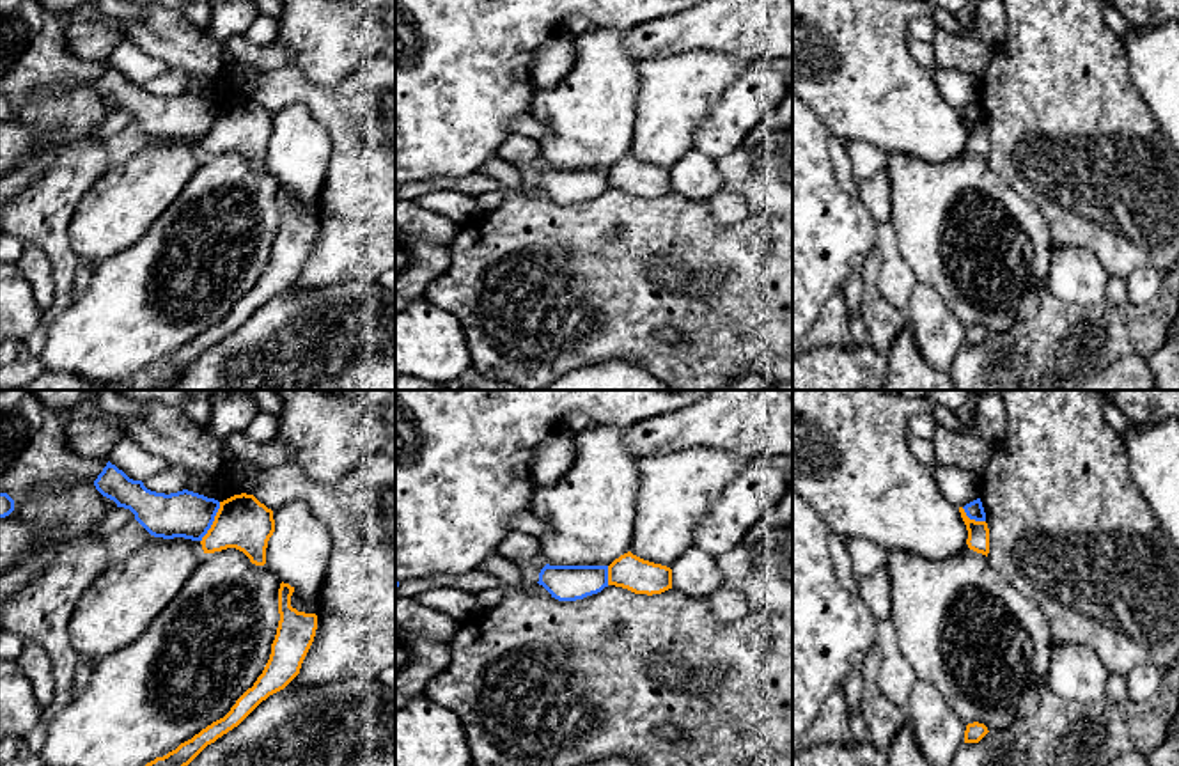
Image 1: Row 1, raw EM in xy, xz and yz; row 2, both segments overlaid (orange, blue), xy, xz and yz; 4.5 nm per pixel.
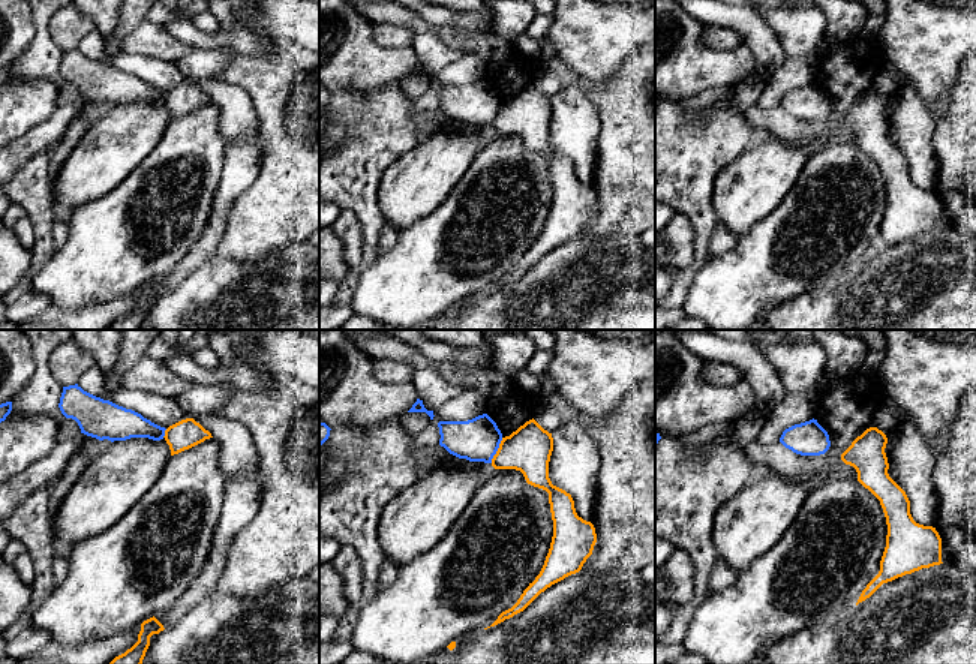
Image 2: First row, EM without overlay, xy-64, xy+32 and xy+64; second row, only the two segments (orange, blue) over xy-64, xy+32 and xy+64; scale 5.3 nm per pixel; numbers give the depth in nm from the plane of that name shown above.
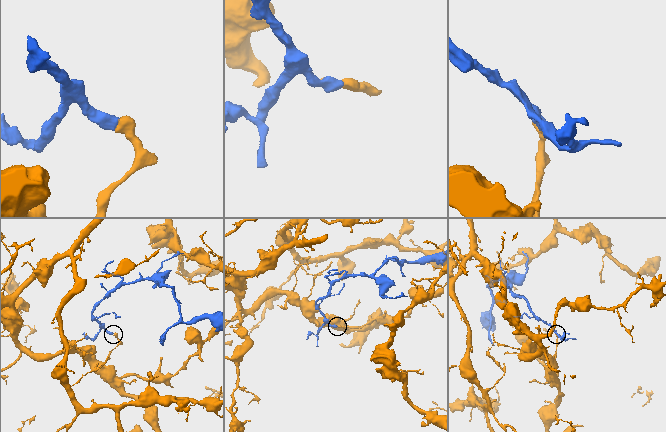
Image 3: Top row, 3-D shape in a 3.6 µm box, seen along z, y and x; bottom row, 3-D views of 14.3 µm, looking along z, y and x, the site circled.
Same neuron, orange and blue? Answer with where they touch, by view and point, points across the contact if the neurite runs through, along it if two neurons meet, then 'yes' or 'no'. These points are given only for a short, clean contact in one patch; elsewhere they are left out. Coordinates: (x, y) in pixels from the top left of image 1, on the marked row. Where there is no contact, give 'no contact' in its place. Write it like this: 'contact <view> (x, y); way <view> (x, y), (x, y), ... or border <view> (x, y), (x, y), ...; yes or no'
contact xy (213, 522); border xy (220, 502), (215, 520), (201, 541); no

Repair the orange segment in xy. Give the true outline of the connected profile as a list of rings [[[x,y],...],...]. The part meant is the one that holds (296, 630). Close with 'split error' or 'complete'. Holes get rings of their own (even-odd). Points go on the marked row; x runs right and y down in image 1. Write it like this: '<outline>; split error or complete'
[[[280,583],[278,589],[278,628],[271,644],[269,660],[252,688],[248,688],[230,711],[202,729],[191,739],[181,743],[163,757],[145,766],[188,766],[207,745],[238,727],[262,700],[284,690],[301,668],[301,663],[314,642],[317,615],[298,612],[291,606],[294,587]]]; complete

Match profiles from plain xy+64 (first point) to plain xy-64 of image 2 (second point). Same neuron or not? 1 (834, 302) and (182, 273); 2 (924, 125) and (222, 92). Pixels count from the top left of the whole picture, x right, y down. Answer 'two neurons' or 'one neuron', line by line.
1: two neurons
2: one neuron

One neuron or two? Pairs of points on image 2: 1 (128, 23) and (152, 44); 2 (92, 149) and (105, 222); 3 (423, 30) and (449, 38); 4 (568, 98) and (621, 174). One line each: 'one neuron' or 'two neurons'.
1: two neurons
2: two neurons
3: two neurons
4: two neurons

